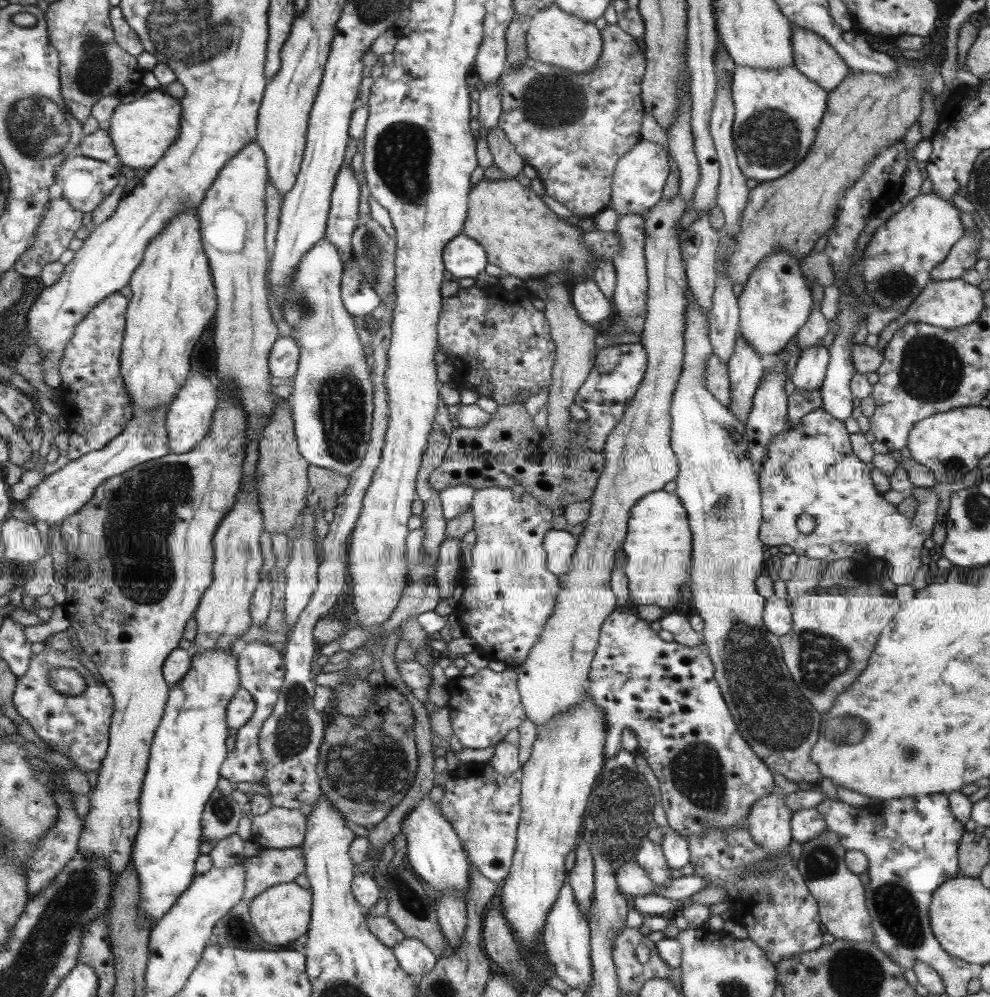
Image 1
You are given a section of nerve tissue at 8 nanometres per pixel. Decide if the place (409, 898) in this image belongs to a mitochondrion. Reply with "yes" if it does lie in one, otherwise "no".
yes

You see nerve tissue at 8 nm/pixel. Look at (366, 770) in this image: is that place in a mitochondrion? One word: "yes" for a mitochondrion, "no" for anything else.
yes

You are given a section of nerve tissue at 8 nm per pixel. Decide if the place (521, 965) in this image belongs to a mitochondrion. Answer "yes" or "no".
no

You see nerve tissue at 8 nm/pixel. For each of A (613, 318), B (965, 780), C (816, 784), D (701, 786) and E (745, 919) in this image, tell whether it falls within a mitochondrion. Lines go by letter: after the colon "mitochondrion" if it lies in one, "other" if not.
A: other
B: other
C: other
D: mitochondrion
E: other

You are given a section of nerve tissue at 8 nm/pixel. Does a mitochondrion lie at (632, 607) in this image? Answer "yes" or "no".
no

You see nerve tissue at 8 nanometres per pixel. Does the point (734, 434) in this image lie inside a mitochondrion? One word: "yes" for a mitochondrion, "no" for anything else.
no

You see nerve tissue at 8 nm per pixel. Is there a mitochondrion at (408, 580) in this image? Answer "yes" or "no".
no

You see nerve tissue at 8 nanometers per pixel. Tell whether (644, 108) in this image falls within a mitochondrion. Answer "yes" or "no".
no

